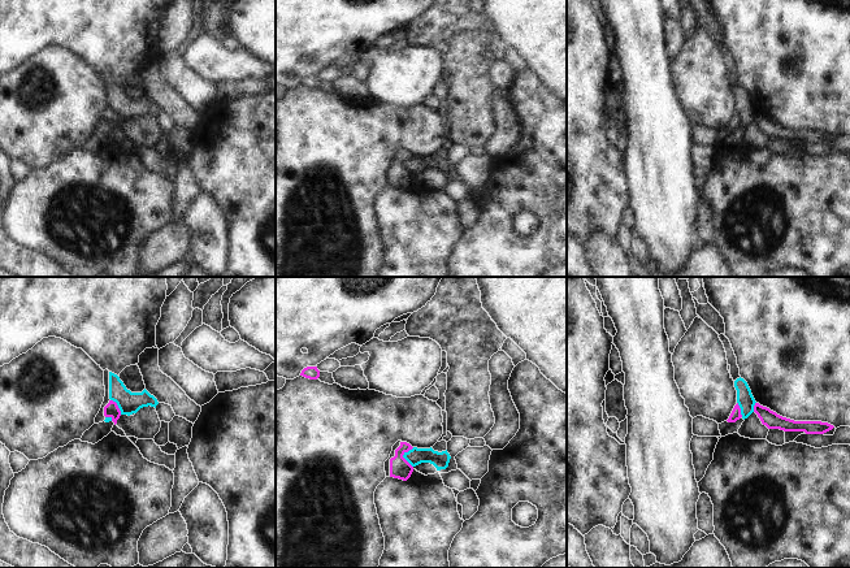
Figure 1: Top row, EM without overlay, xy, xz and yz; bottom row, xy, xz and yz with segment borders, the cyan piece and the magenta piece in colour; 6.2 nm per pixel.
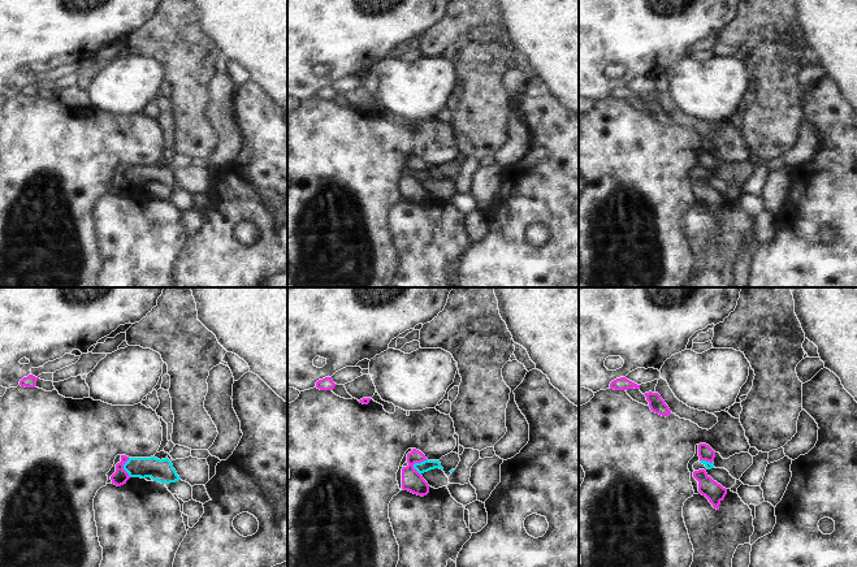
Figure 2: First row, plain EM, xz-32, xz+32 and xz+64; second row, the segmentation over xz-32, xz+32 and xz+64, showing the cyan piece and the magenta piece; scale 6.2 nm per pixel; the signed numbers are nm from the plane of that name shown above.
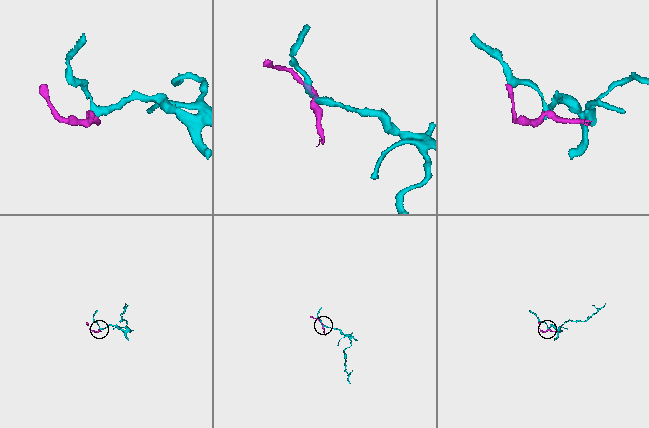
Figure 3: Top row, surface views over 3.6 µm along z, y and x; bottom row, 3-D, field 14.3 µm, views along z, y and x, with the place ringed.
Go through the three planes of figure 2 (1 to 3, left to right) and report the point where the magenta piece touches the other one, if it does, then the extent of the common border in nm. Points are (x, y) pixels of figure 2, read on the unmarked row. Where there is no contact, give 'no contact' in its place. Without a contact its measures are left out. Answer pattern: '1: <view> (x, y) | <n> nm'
1: xz-32 (124, 176) | 120 nm
2: xz+32 (415, 172) | 110 nm
3: xz+64 (705, 169) | 80 nm

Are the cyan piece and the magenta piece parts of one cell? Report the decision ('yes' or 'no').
no

